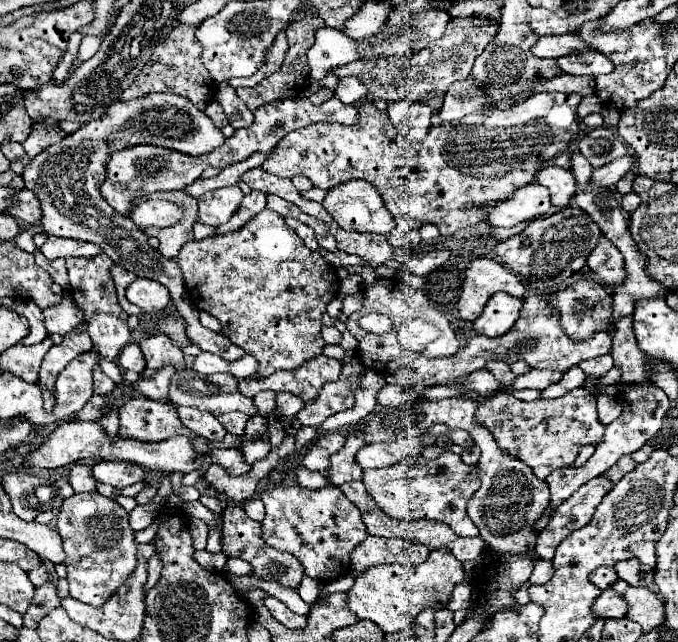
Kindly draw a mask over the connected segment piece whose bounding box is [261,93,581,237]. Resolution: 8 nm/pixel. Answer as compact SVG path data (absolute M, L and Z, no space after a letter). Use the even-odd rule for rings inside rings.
M539 93L523 103L515 105L509 111L491 111L485 115L467 115L459 123L439 123L433 125L427 139L415 143L403 139L395 127L391 127L385 111L375 109L373 103L363 103L359 107L359 123L347 125L329 125L329 123L313 123L303 129L287 133L273 153L261 163L261 169L279 175L279 177L295 177L305 175L319 189L335 187L347 179L363 179L377 187L379 195L387 211L393 217L407 215L421 223L435 223L443 237L453 235L455 231L475 225L483 219L483 211L465 211L465 203L487 203L495 199L507 199L517 187L535 181L537 165L551 161L561 155L577 137L579 137L579 117L577 105L581 97L575 93ZM349 139L359 139L349 147Z

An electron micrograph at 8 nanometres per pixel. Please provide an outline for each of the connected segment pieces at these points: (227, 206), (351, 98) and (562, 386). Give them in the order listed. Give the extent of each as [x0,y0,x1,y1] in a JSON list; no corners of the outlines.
[[199,185,243,225],[335,77,367,103],[541,367,585,399]]

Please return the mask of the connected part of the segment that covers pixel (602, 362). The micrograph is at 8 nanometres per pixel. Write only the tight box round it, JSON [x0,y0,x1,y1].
[579,355,613,377]

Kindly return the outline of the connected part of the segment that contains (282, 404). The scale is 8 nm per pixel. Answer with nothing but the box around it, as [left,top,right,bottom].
[276,392,304,417]

